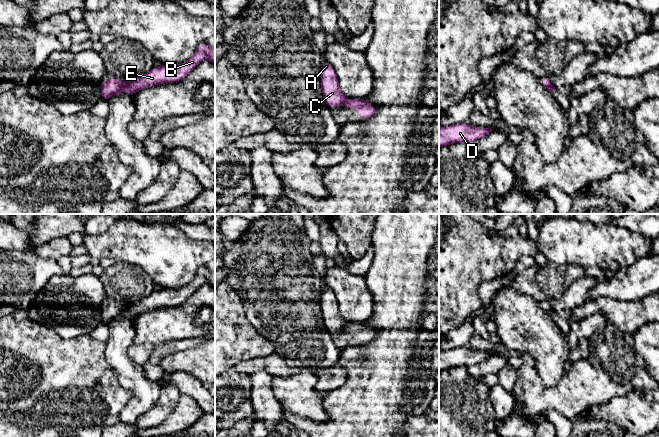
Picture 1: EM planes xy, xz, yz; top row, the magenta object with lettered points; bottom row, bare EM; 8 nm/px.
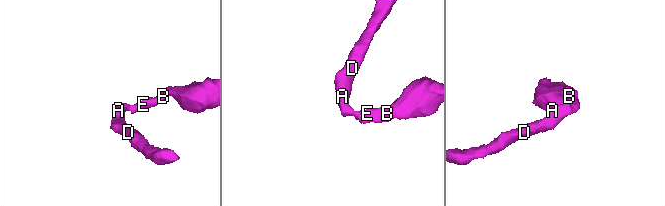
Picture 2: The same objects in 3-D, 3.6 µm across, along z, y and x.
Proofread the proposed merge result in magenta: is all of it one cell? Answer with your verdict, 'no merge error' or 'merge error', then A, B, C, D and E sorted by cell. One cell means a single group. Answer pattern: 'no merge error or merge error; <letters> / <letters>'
merge error; A C D / B E

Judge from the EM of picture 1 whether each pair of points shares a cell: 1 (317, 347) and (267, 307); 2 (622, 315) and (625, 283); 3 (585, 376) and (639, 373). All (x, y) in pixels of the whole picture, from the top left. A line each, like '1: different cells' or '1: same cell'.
1: same cell
2: different cells
3: different cells

